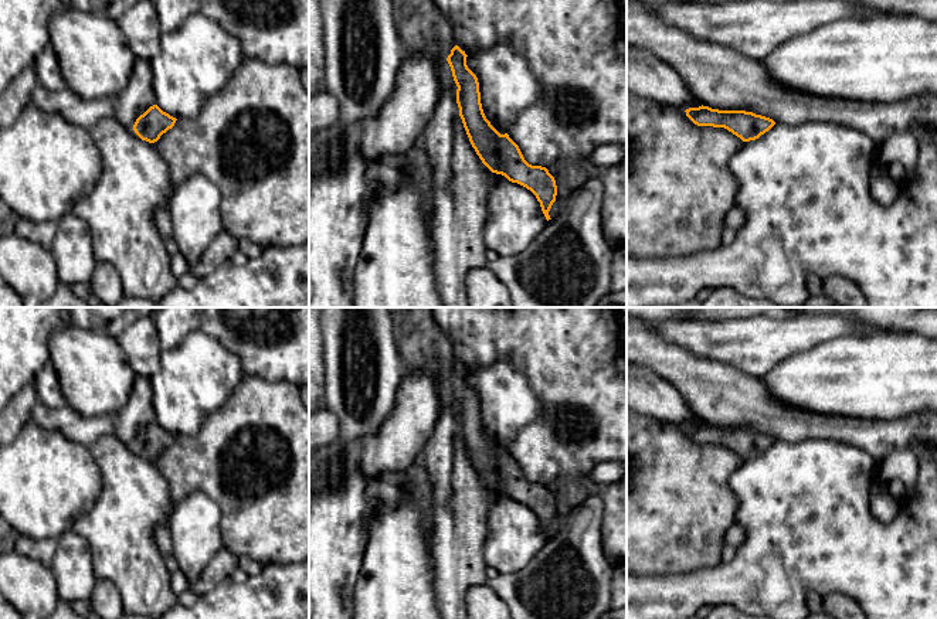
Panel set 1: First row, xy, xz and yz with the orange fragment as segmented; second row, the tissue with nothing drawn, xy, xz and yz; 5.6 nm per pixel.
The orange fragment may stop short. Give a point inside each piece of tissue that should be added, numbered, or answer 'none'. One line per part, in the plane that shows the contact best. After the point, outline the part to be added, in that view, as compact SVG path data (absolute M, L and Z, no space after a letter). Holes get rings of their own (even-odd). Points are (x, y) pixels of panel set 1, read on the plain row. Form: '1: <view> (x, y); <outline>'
1: xz (447, 397); M444 381L441 384L441 411L449 408L454 404L455 404L455 398L452 394L451 384L449 381Z

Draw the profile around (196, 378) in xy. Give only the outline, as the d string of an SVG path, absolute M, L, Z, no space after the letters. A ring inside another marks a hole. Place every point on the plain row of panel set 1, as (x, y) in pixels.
M201 329L190 333L176 348L162 350L160 370L149 378L156 422L176 436L196 435L206 419L228 401L245 377L238 356Z

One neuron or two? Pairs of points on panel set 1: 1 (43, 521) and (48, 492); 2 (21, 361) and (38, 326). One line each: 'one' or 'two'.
1: one
2: one

